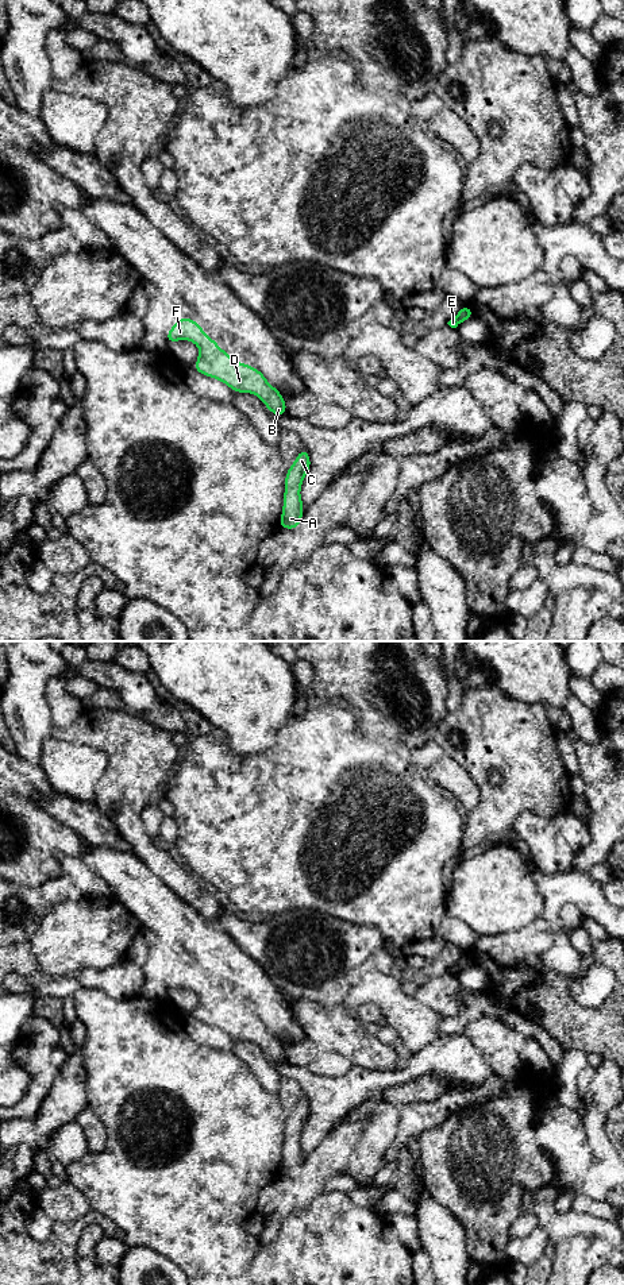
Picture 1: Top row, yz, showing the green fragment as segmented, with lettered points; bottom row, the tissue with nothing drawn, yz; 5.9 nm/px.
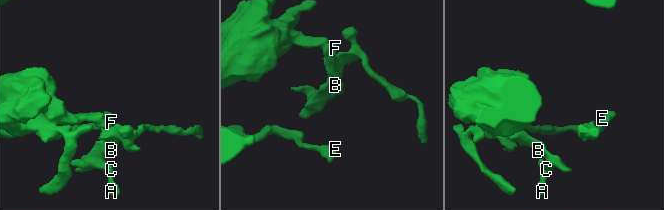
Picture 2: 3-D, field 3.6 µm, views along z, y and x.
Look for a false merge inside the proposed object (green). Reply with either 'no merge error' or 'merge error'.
no merge error

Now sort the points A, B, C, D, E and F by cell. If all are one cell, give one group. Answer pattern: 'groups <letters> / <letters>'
groups A B C D E F

